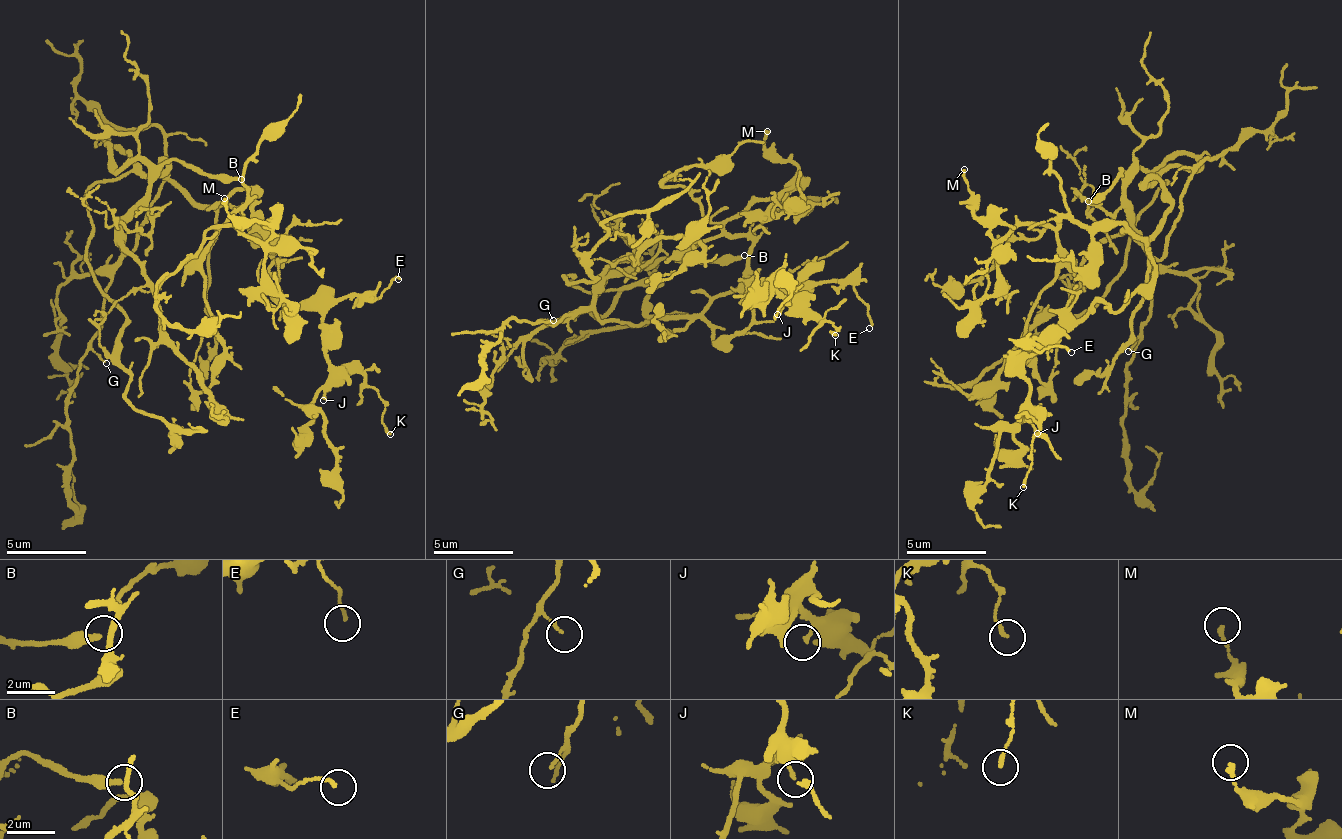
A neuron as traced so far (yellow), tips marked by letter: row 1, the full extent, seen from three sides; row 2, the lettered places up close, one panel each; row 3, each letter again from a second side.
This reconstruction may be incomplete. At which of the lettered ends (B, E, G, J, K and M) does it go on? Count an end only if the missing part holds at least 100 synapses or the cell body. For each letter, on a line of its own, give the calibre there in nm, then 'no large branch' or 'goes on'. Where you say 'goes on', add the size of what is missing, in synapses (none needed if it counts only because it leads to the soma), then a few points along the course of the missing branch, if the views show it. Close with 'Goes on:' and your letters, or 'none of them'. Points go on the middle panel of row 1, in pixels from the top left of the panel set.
B: 200 nm thick; goes on
E: 120 nm thick; no large branch
G: 110 nm thick; no large branch
J: 140 nm thick; no large branch
K: 150 nm thick; no large branch
M: 190 nm thick; no large branch
Goes on: B

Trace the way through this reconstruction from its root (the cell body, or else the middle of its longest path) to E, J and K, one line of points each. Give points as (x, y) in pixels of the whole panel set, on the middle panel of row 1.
E: (656, 318), (707, 320), (723, 343), (749, 323), (749, 296), (837, 281), (866, 305), (869, 328)
J: (656, 318), (707, 320), (714, 339), (723, 343), (749, 323), (743, 300), (786, 295), (801, 276), (777, 314)
K: (656, 318), (707, 320), (723, 343), (749, 323), (743, 300), (786, 295), (801, 276), (794, 290), (835, 335)

